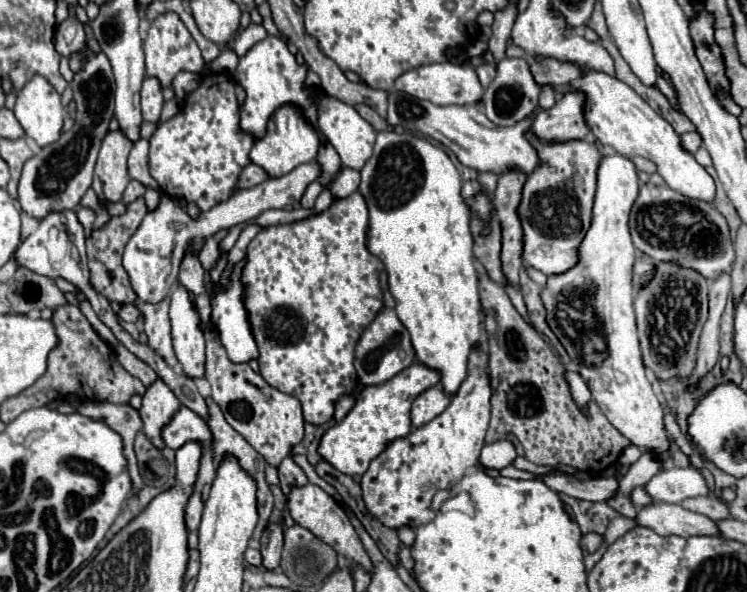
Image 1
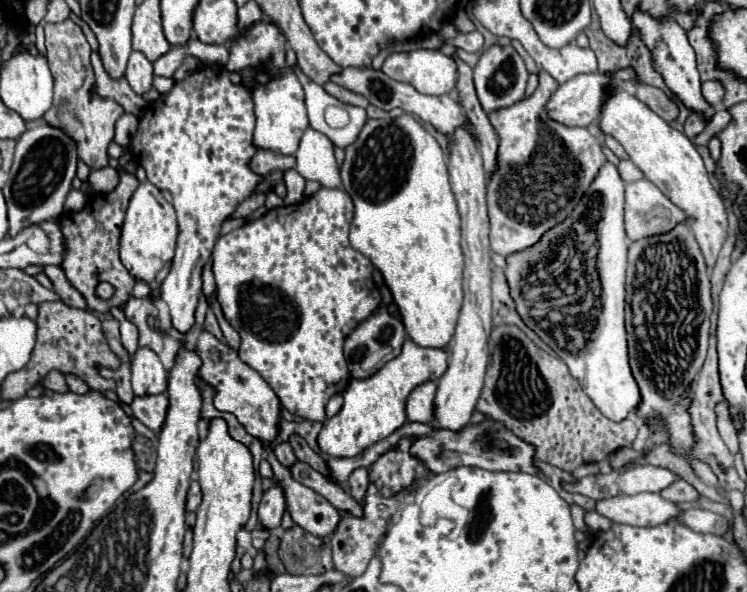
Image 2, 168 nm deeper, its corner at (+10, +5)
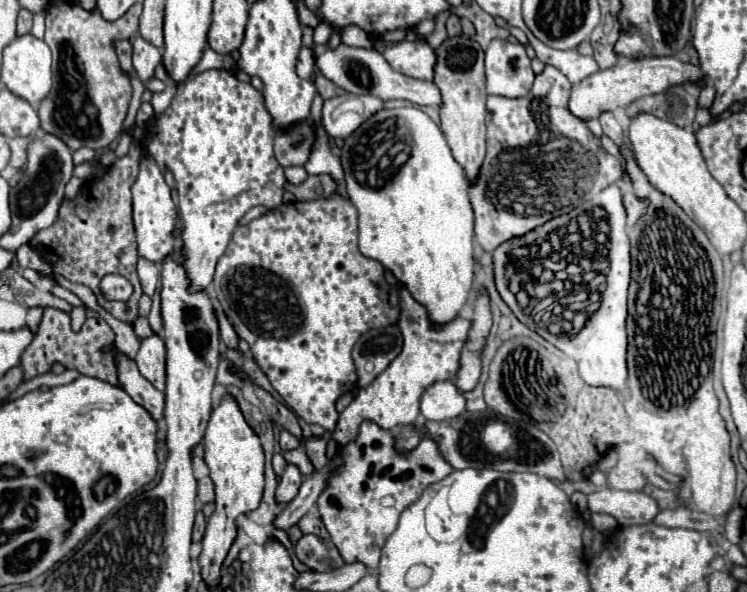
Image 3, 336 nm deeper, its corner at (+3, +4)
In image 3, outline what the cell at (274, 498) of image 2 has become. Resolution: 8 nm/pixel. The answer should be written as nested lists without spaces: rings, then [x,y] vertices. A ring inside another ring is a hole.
[[[287,465],[285,473],[281,475],[281,481],[279,481],[279,487],[277,487],[277,493],[275,493],[275,501],[277,503],[293,501],[293,497],[299,491],[299,485],[301,485],[299,469],[295,465]]]

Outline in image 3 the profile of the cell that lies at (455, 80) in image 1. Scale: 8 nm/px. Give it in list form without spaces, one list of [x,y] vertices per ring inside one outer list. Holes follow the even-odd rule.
[[[409,41],[397,43],[389,49],[385,49],[383,57],[395,71],[399,71],[407,77],[433,81],[437,55],[435,55],[435,49],[425,43],[409,43]]]

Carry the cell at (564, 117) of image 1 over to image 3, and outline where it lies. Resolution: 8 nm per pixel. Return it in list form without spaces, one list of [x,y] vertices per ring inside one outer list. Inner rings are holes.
[[[625,57],[619,61],[619,65],[605,71],[597,71],[573,85],[567,109],[581,121],[599,119],[599,115],[627,107],[631,101],[639,97],[663,93],[671,85],[685,85],[687,77],[699,77],[699,73],[699,67],[683,63],[677,57]]]

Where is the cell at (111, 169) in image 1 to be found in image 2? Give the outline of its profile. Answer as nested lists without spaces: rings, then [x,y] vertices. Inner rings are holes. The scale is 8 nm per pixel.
[[[70,18],[58,24],[44,24],[46,32],[46,58],[50,72],[54,76],[54,102],[52,108],[42,116],[50,126],[60,128],[64,134],[72,136],[78,146],[78,156],[90,168],[108,166],[108,144],[114,138],[114,124],[124,114],[124,108],[110,100],[98,96],[94,90],[94,70],[90,64],[90,44],[82,28]]]

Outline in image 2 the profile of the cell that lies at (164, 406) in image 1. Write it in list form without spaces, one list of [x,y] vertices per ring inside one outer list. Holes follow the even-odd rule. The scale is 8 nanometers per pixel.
[[[138,348],[132,358],[132,388],[136,396],[166,392],[166,370],[158,354],[150,348]]]

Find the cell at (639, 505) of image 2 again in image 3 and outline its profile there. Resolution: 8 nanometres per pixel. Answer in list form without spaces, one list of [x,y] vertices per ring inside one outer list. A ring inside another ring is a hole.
[[[603,487],[601,491],[591,493],[587,499],[589,511],[613,515],[621,525],[645,525],[651,523],[659,513],[657,501],[647,493],[631,493]]]

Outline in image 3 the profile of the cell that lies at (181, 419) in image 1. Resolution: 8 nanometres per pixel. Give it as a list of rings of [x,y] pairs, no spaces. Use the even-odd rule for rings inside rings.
[[[121,353],[117,355],[117,367],[119,367],[119,383],[127,391],[127,395],[141,405],[143,409],[149,411],[149,415],[155,421],[163,419],[163,409],[165,409],[165,393],[157,391],[137,369],[135,361],[123,357]]]

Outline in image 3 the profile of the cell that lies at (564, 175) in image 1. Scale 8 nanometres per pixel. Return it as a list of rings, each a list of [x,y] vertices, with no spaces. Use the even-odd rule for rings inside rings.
[[[547,65],[545,71],[535,77],[533,89],[527,97],[507,99],[491,95],[487,99],[487,157],[483,161],[479,181],[469,187],[469,197],[475,211],[475,237],[485,251],[493,253],[501,243],[523,237],[547,221],[569,213],[579,201],[579,193],[587,193],[587,189],[579,187],[579,183],[611,185],[621,179],[619,161],[603,149],[601,141],[587,129],[583,121],[571,117],[567,111],[569,91],[571,83],[567,77],[563,77],[563,73],[559,73],[555,67]],[[551,177],[555,177],[555,181],[563,177],[563,189],[555,189],[555,197],[551,197],[551,193],[543,197],[543,181],[551,181]]]

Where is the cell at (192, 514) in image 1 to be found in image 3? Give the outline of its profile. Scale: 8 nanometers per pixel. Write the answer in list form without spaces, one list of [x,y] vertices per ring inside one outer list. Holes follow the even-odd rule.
[[[203,477],[199,481],[199,491],[197,491],[197,499],[201,505],[205,503],[211,503],[215,499],[215,493],[213,493],[213,481],[209,477]]]

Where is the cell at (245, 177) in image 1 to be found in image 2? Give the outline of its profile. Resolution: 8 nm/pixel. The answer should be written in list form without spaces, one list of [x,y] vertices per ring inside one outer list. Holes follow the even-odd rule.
[[[258,150],[250,162],[250,168],[262,176],[266,176],[270,172],[284,172],[294,166],[296,166],[294,156],[284,156],[280,152],[272,152],[272,150]]]

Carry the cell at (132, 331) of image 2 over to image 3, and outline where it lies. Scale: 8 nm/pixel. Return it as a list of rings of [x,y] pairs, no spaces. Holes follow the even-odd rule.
[[[139,317],[135,323],[133,323],[133,329],[135,329],[135,335],[139,339],[145,339],[145,337],[151,337],[153,335],[153,329],[149,327],[149,321],[145,317]]]

